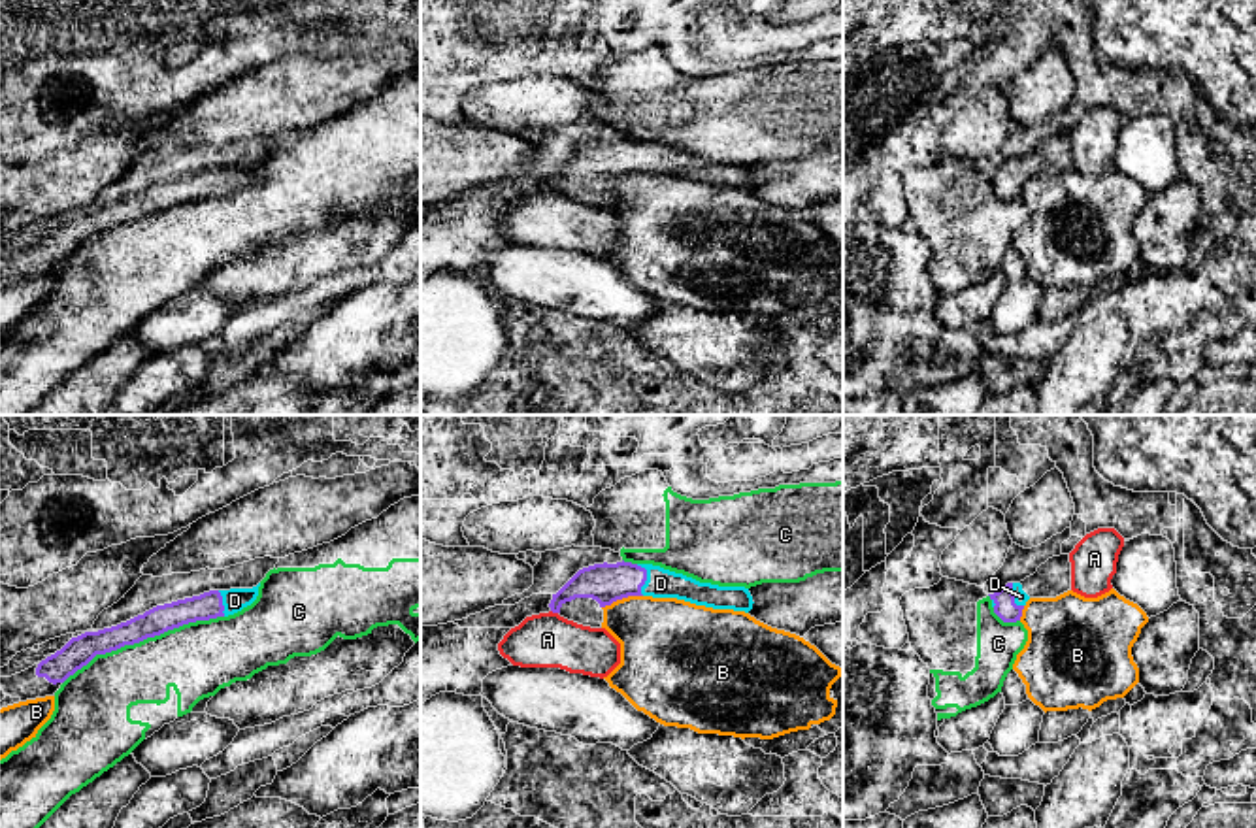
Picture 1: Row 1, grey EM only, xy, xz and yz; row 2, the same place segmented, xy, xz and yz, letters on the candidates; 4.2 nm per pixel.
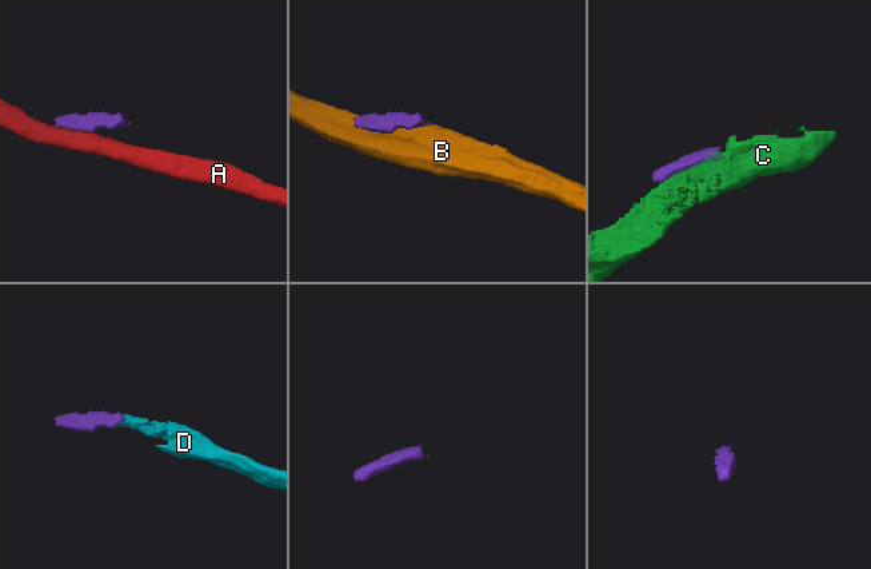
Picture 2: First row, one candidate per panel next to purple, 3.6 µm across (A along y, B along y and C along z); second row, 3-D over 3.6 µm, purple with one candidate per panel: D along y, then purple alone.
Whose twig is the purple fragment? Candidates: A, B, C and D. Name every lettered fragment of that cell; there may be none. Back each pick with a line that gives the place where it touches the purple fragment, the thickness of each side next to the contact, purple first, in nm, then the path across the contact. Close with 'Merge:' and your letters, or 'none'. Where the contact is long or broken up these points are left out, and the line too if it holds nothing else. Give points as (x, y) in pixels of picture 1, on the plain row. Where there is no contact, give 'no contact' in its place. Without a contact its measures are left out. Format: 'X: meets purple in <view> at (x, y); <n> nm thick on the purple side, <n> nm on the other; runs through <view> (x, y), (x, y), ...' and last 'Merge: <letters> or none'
D: meets purple in xz at (645, 155); 170 nm thick on the purple side, 130 nm on the other; runs through xz (606, 161), (645, 155), (661, 161)
Merge: D

